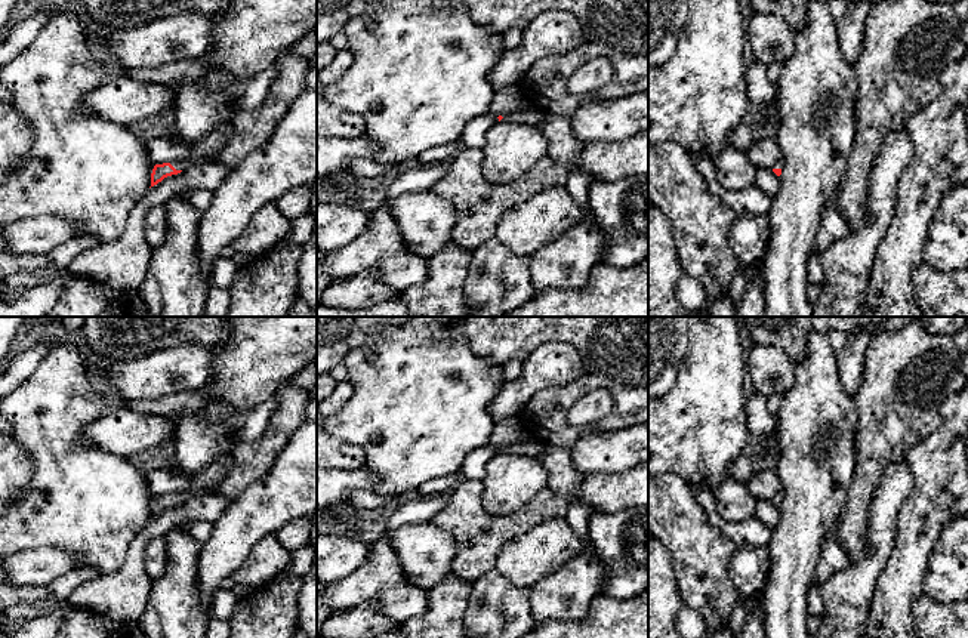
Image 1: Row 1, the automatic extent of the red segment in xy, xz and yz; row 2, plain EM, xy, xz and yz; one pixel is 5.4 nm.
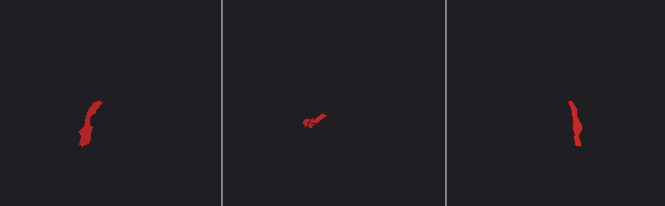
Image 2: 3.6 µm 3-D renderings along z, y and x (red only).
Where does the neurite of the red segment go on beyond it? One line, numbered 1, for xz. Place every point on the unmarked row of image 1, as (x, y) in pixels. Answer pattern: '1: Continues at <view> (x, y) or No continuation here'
1: Continues at xz (524, 447)

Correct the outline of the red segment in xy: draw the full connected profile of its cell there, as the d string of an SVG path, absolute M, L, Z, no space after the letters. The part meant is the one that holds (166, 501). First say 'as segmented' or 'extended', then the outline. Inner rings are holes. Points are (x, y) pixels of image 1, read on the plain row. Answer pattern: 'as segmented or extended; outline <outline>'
extended; outline M225 453L212 462L207 468L192 475L189 487L185 491L155 496L151 505L151 518L157 517L167 508L178 506L191 497L215 490L216 486L223 480L231 463L231 453Z

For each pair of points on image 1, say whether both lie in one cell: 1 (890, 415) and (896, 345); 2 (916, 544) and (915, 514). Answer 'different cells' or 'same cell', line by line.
1: same cell
2: same cell

